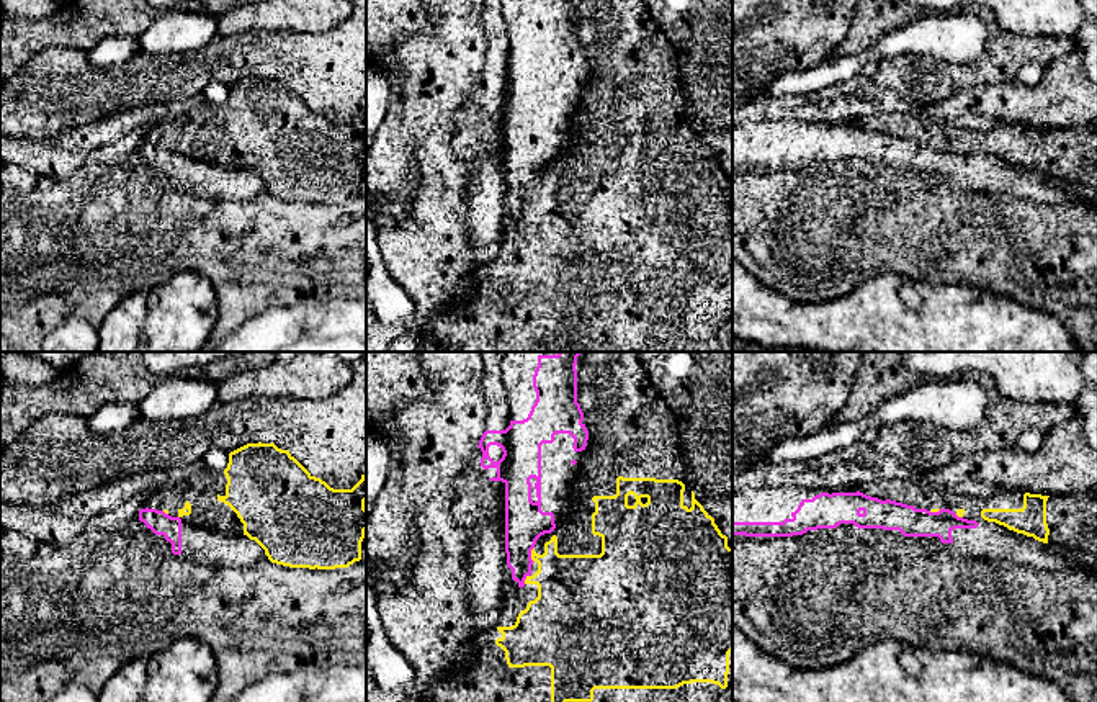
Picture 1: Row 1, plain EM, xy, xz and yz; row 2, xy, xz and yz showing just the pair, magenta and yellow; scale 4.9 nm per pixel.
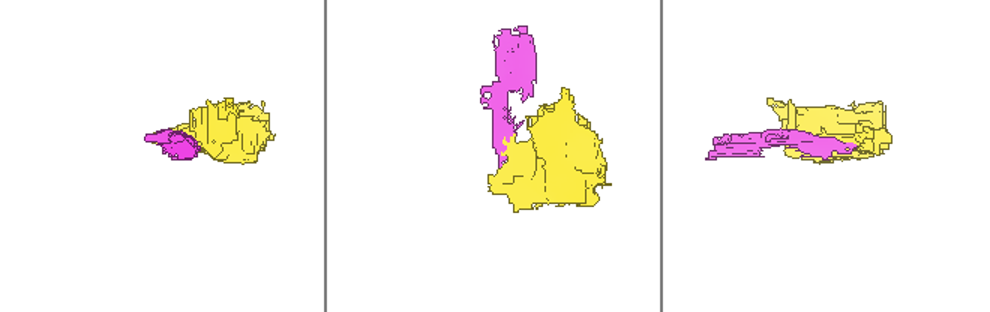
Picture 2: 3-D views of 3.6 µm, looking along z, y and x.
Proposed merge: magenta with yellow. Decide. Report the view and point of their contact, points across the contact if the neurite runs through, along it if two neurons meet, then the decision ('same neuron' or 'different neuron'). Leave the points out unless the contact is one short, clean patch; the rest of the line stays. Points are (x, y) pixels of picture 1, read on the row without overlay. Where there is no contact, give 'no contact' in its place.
xz (530, 187) | different neuron

